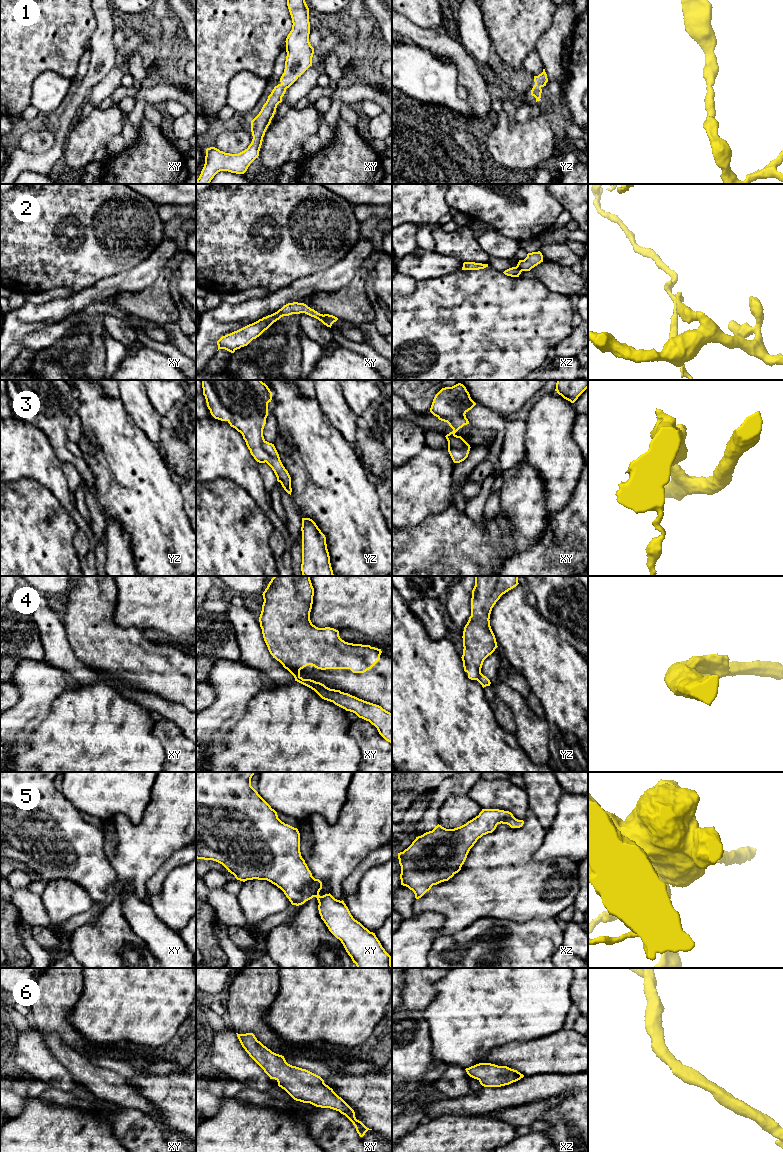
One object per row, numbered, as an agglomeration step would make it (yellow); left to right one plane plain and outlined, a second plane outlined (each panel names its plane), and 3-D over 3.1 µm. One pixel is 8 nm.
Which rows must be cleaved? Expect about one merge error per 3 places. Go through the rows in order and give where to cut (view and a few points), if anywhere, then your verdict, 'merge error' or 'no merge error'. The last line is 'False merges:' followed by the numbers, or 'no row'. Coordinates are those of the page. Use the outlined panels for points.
1: cut none; no merge error
2: cut xy (324, 315), (321, 321); merge error
3: cut none; no merge error
4: cut yz (481, 673), (477, 680); merge error
5: cut none; no merge error
6: cut none; no merge error
False merges: 2, 4

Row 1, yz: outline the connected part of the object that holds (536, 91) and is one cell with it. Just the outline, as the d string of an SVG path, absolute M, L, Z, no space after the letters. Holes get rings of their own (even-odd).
M543 69L543 72L539 74L538 76L534 76L534 82L535 85L533 86L531 90L531 95L536 98L536 102L540 101L541 99L541 93L542 93L542 87L546 86L546 83L548 82L547 74L545 72L545 69Z

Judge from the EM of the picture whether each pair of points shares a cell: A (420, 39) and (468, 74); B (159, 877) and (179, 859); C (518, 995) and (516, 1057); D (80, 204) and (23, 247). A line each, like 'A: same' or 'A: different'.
A: same
B: same
C: different
D: same

